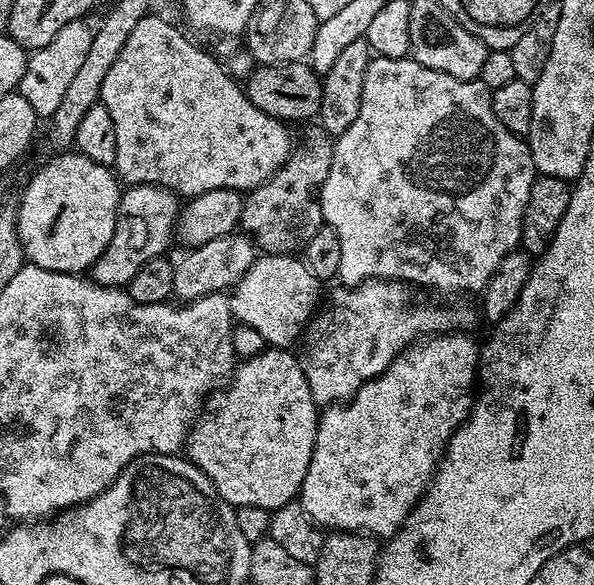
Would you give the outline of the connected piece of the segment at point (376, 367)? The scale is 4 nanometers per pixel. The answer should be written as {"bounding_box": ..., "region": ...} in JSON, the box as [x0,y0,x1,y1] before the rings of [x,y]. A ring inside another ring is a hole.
{"bounding_box":[298,280,478,406],"region":[[[365,280],[363,284],[355,286],[336,286],[332,293],[327,293],[326,299],[319,305],[318,311],[313,315],[312,319],[308,321],[308,327],[305,328],[302,339],[299,341],[298,359],[302,366],[302,374],[306,374],[306,383],[310,386],[310,394],[314,398],[317,406],[331,406],[341,402],[351,400],[353,394],[360,389],[362,385],[376,377],[381,376],[383,372],[390,366],[390,362],[394,362],[394,358],[400,355],[405,348],[437,334],[447,334],[449,332],[463,332],[467,333],[468,328],[472,328],[476,324],[476,316],[478,320],[478,312],[475,307],[472,308],[468,304],[456,304],[460,302],[440,302],[444,304],[412,304],[413,289],[409,285],[399,280]]]}

